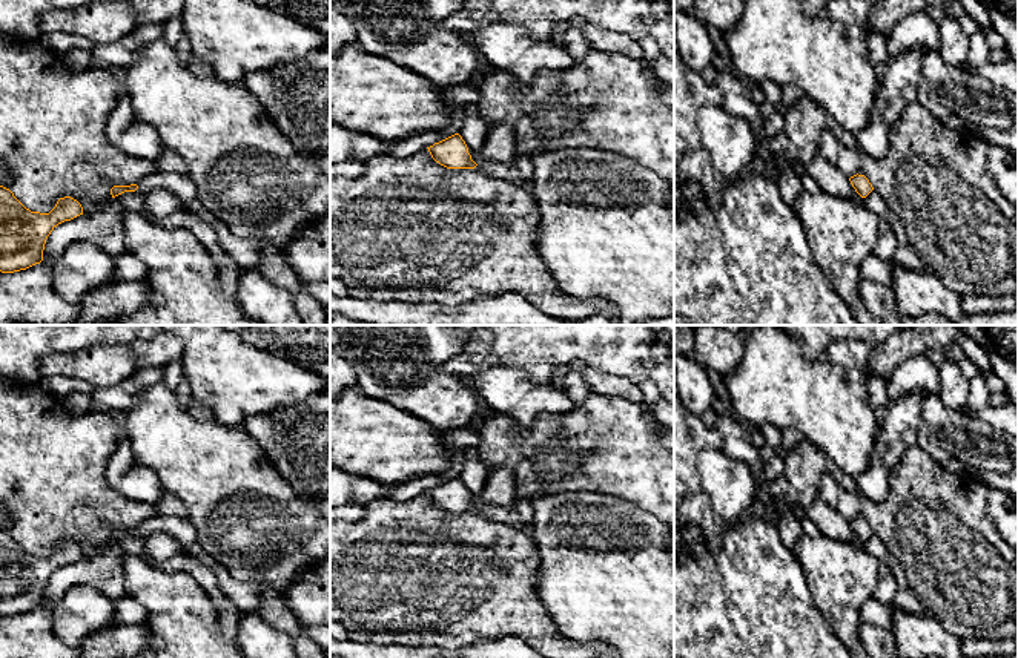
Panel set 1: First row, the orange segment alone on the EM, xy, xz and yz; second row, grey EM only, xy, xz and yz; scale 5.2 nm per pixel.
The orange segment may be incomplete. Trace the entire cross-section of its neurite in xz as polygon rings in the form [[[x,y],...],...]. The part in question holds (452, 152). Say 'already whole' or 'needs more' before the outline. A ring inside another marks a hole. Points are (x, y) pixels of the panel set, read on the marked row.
needs more | [[[459,133],[435,143],[427,149],[431,158],[447,169],[476,169],[490,178],[510,183],[516,187],[533,190],[533,178],[524,179],[521,173],[511,166],[504,166],[491,161],[476,164],[471,160],[471,150],[467,147]]]

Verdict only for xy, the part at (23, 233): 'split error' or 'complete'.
complete

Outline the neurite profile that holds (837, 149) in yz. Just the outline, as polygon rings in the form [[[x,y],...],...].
[[[837,127],[821,132],[818,155],[848,178],[860,172],[863,155],[848,137],[837,130]]]

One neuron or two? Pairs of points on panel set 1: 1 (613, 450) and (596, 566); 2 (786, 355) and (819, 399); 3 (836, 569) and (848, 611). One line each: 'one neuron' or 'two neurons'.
1: two neurons
2: one neuron
3: one neuron

